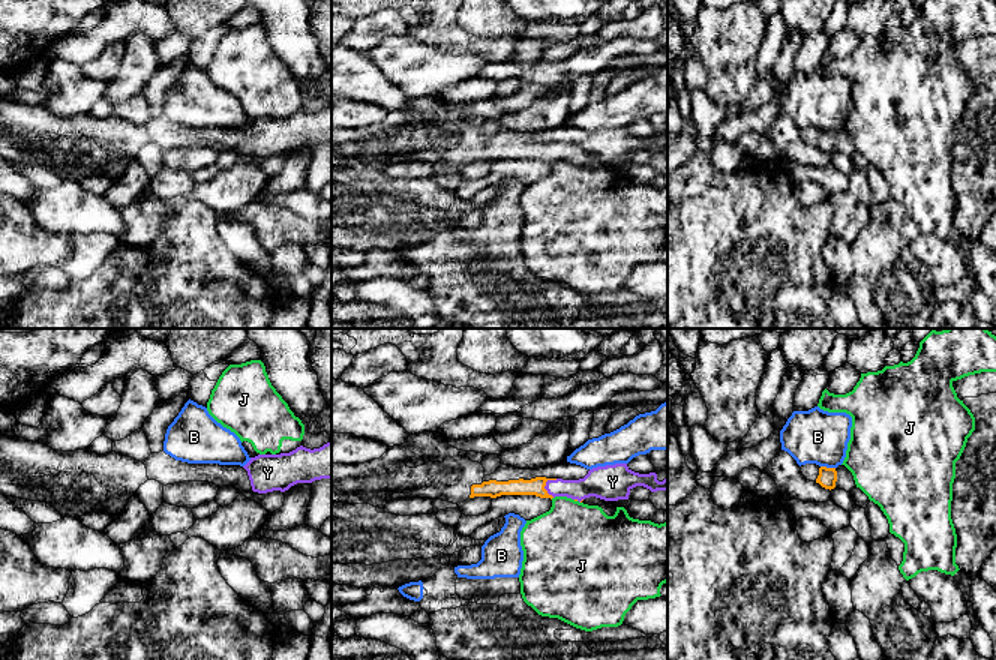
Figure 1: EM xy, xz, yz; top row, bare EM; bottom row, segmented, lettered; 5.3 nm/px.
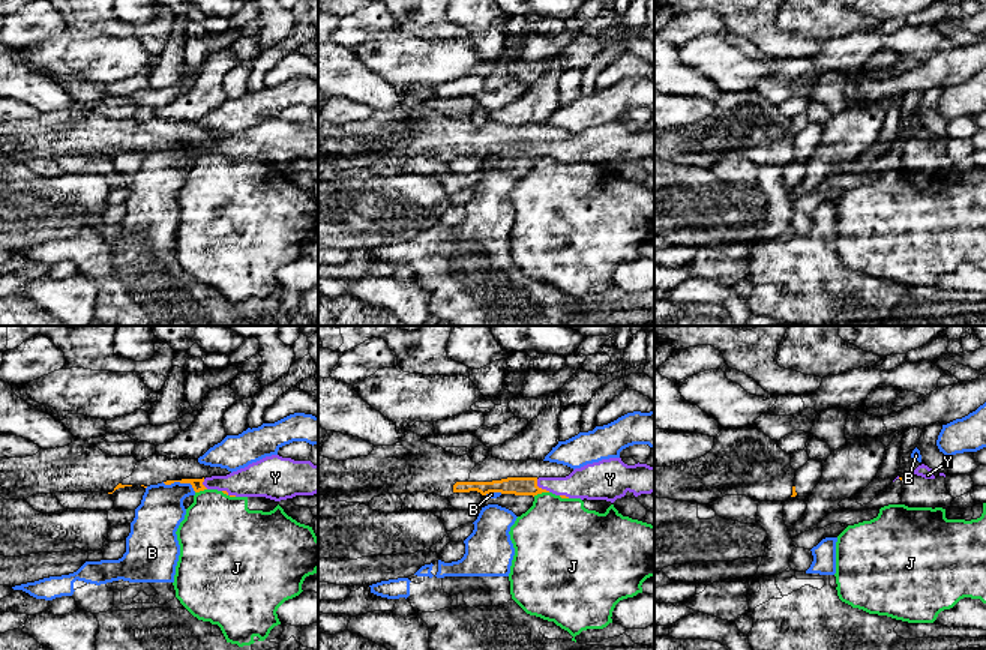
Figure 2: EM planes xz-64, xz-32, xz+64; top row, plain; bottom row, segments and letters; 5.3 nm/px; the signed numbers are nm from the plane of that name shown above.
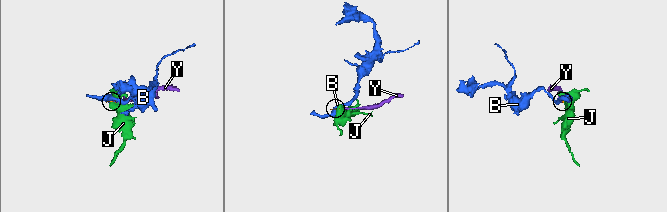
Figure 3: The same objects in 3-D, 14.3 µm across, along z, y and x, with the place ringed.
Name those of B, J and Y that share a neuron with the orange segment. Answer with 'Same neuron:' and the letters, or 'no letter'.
Same neuron: Y

